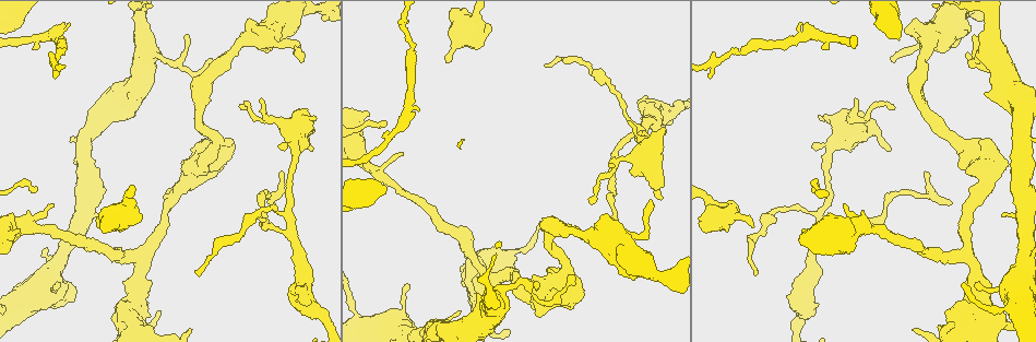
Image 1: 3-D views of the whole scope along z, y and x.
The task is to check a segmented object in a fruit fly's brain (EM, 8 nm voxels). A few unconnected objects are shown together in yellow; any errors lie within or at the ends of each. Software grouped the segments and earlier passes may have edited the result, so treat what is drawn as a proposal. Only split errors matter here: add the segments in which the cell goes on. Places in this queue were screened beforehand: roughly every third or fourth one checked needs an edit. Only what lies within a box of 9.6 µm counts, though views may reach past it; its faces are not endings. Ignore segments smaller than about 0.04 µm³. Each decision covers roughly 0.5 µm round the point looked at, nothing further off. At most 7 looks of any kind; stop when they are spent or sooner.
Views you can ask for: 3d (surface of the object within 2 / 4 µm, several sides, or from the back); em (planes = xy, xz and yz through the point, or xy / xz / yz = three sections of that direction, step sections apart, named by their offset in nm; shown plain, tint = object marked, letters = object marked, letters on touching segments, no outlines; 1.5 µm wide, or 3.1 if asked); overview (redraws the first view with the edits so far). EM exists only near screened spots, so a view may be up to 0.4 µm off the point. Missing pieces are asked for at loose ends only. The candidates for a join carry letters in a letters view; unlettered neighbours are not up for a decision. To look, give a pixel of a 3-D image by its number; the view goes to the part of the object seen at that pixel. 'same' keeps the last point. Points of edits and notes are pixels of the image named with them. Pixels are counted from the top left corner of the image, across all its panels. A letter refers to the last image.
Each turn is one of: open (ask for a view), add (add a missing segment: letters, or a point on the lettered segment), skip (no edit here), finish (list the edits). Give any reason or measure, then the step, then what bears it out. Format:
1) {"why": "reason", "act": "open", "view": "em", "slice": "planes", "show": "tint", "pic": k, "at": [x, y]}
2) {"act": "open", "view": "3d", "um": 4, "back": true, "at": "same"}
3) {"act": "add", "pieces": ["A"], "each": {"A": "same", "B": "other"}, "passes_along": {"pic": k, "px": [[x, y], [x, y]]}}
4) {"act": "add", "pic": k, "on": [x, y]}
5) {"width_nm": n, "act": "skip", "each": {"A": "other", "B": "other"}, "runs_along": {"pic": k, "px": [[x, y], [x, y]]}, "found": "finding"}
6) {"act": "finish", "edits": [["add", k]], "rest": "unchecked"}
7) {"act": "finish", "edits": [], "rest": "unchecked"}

{"why": "tapers out", "act": "open", "view": "em", "slice": "planes", "show": "letters", "pic": 1, "at": [186, 39]}

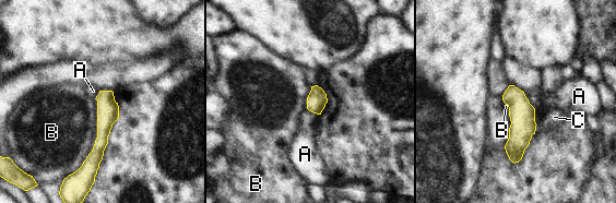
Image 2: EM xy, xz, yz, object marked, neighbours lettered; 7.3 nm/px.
{"act": "skip", "each": {"A": "other", "B": "other", "C": "other"}, "runs_along": {"pic": 2, "px": [[109, 93], [103, 138], [89, 167]]}, "found": "none of them fits"}

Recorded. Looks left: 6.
{"why": "thick end", "act": "open", "view": "em", "slice": "planes", "show": "letters", "pic": 1, "at": [802, 228]}

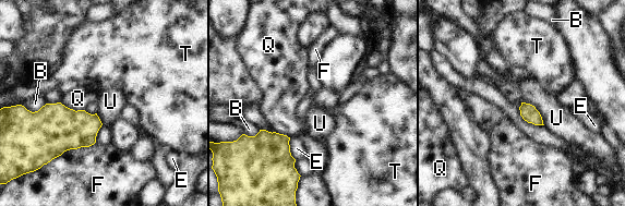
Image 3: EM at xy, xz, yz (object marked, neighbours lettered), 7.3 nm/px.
{"act": "skip", "each": {"B": "other", "E": "other", "F": "other", "Q": "other", "T": "other", "U": "other"}, "found": "no lettered segment goes on from it"}

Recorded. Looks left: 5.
{"act": "open", "view": "3d", "um": 2, "pic": 1, "at": [977, 283]}

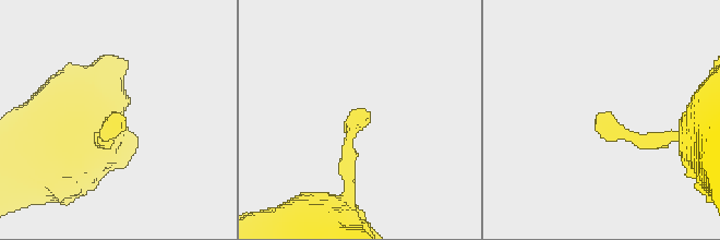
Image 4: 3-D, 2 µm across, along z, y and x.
{"act": "open", "view": "em", "slice": "planes", "show": "letters", "pic": 4, "at": [363, 109]}

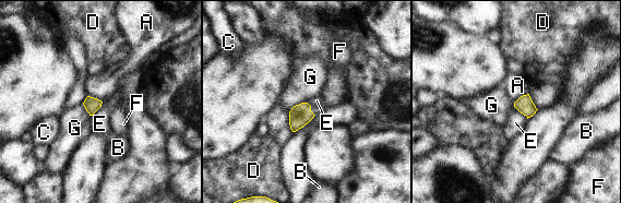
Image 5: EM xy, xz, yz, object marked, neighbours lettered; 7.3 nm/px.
{"width_nm": 110, "act": "skip", "each": {"A": "other", "B": "other", "C": "other", "D": "other", "E": "other", "F": "other", "G": "other"}, "border": {"pic": 5, "px": [[513, 106], [527, 118]]}, "found": "none of them fits"}

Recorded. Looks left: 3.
{"act": "finish", "edits": [], "rest": "unchecked"}

